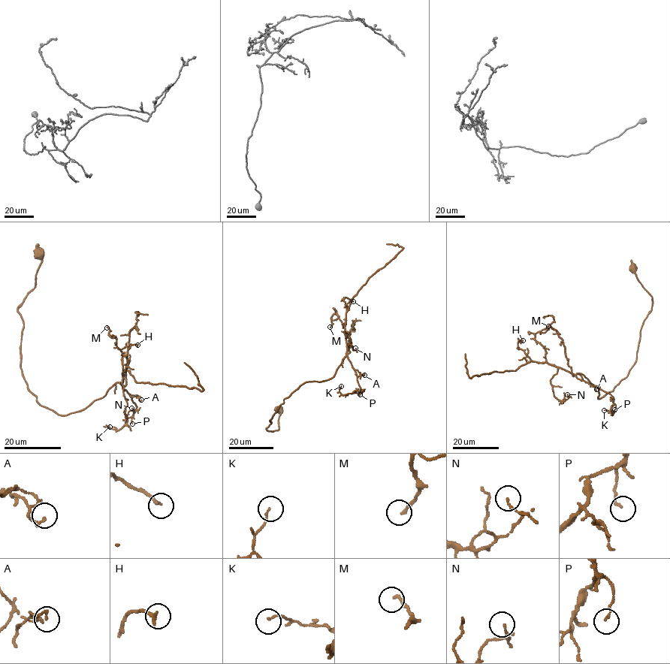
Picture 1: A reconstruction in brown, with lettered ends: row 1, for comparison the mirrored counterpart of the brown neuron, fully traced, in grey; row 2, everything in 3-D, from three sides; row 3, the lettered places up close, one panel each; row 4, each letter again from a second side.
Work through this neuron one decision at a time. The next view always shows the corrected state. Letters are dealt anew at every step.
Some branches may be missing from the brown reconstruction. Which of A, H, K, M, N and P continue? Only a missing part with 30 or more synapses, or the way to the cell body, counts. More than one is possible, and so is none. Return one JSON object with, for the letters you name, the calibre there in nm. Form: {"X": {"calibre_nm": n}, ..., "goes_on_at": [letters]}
{"goes_on_at": []}

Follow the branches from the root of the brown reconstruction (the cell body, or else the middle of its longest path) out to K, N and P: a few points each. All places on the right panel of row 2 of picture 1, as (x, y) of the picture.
K: (632, 268), (653, 301), (636, 362), (601, 398), (596, 386), (575, 375), (613, 397), (613, 414), (604, 410)
N: (632, 268), (653, 301), (636, 362), (598, 399), (583, 374), (558, 368), (553, 395), (567, 394)
P: (632, 268), (653, 301), (640, 330), (636, 362), (601, 398), (596, 386), (575, 375), (609, 393), (614, 409)

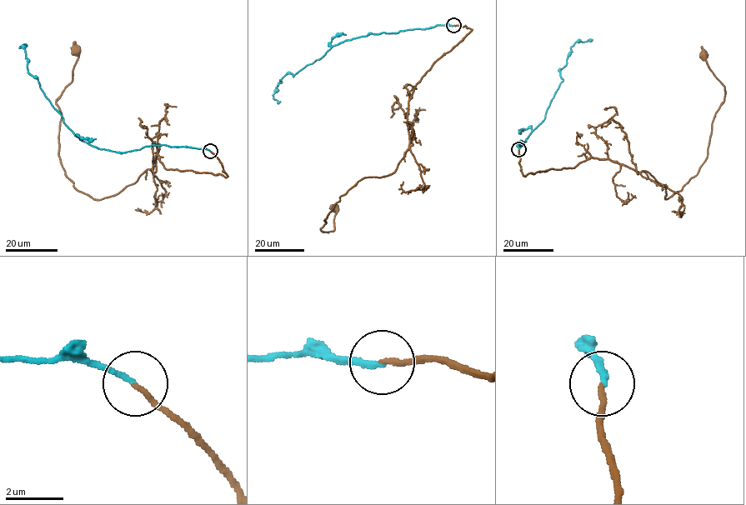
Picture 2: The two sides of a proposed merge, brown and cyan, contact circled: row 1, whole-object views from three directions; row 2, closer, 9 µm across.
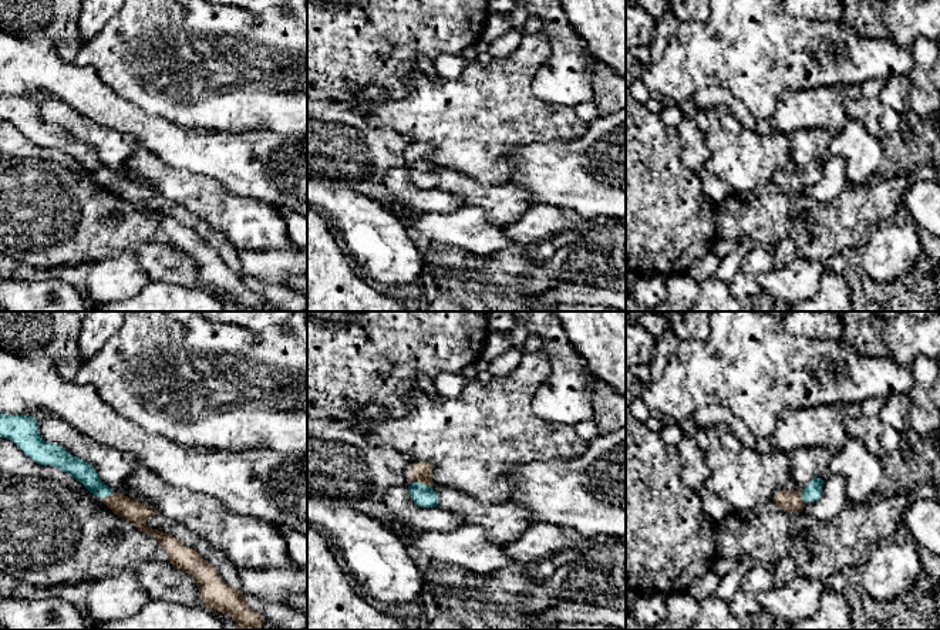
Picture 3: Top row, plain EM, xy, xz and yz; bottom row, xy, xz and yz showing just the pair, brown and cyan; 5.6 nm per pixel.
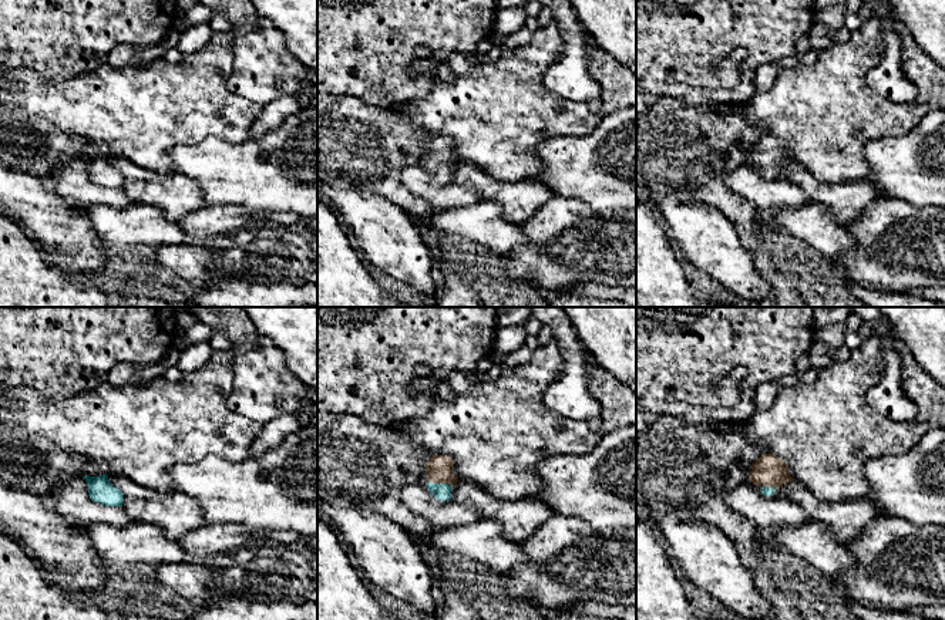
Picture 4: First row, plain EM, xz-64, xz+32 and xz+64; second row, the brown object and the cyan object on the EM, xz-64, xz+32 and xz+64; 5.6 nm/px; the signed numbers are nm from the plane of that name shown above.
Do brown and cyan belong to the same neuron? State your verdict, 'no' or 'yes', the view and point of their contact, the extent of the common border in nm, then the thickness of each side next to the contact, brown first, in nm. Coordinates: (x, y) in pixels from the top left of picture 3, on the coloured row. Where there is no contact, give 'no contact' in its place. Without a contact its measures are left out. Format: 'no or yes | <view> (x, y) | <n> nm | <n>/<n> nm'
yes | xz (423, 482) | 90 nm | 110/130 nm

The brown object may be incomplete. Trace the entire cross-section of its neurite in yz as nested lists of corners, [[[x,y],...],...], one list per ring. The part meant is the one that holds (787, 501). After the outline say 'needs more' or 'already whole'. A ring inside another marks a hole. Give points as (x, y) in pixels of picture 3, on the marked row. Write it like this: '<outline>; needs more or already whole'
[[[813,478],[806,488],[799,491],[779,491],[774,502],[784,512],[802,512],[806,502],[815,502],[822,493],[823,481]]]; needs more

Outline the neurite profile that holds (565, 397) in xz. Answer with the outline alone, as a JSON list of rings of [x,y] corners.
[[[552,311],[512,313],[516,324],[542,338],[542,348],[550,361],[550,374],[533,397],[533,412],[550,422],[569,427],[593,420],[594,375],[586,360],[569,343],[560,321]]]

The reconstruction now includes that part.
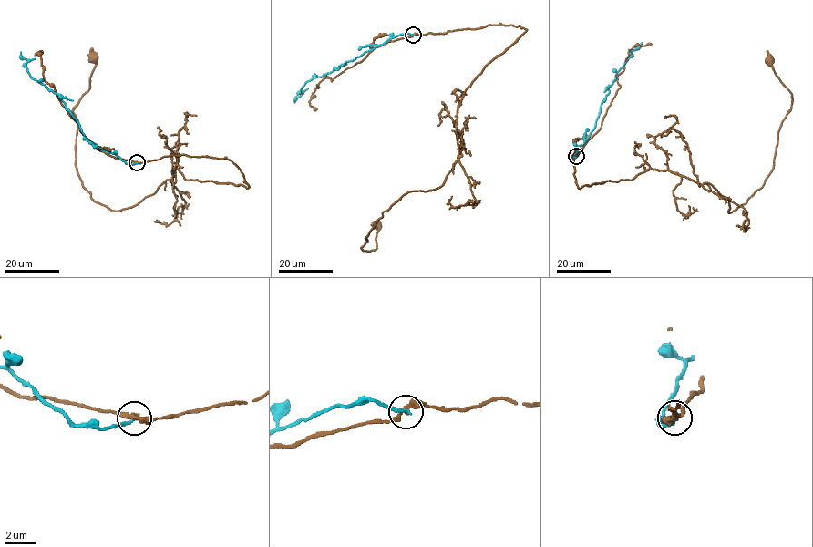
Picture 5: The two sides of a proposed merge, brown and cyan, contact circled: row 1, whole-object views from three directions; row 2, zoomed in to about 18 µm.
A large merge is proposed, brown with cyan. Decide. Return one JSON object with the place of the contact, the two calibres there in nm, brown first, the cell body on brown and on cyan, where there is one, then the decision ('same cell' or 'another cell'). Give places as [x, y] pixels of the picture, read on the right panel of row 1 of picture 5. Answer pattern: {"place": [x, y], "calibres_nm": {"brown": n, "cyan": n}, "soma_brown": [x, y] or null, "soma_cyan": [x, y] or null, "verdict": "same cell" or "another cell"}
{"place": [576, 156], "calibres_nm": {"brown": 320, "cyan": 220}, "soma_brown": [769, 60], "soma_cyan": null, "verdict": "another cell"}

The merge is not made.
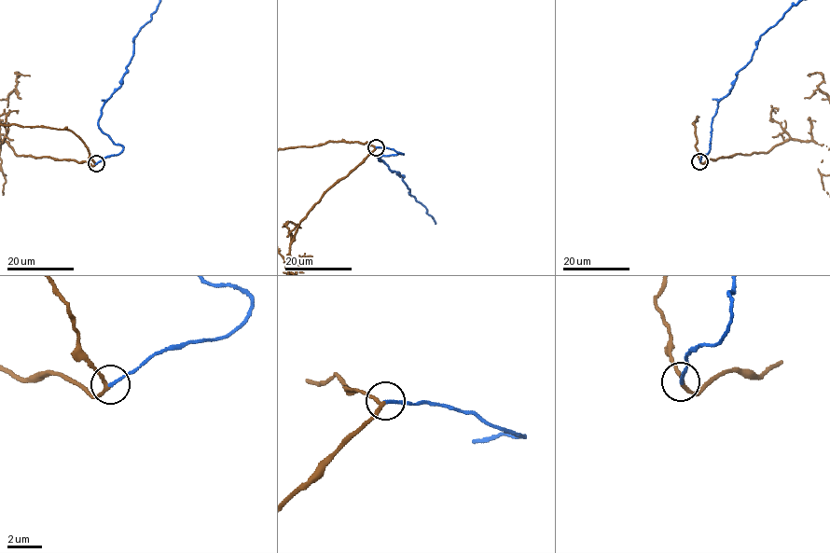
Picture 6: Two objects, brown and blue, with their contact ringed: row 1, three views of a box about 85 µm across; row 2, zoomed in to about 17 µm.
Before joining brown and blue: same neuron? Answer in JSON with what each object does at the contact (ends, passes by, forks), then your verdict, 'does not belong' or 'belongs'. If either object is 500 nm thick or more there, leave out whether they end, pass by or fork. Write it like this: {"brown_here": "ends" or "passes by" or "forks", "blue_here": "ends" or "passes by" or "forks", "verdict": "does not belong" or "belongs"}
{"brown_here": "passes by", "blue_here": "ends", "verdict": "belongs"}

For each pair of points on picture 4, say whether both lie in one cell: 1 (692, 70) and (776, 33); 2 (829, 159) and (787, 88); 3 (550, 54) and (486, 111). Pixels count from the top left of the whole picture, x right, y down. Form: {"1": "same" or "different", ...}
{"1": "same", "2": "same", "3": "same"}

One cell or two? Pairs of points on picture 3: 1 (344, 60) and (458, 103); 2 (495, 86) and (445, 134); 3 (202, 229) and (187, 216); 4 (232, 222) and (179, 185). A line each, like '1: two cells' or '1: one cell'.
1: two cells
2: one cell
3: one cell
4: one cell

